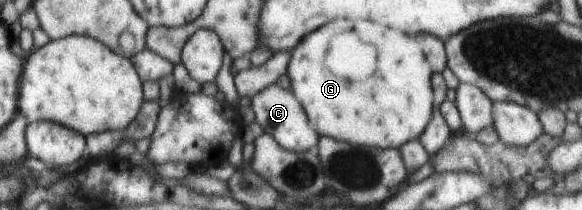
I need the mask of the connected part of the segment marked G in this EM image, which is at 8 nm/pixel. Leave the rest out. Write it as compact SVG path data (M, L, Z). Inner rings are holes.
M339 20L320 26L301 46L295 45L285 68L291 91L305 102L309 110L309 122L321 130L321 136L343 140L349 144L371 148L399 148L409 140L417 139L428 126L433 113L431 70L425 62L423 48L411 36L399 30L383 30L373 22Z

